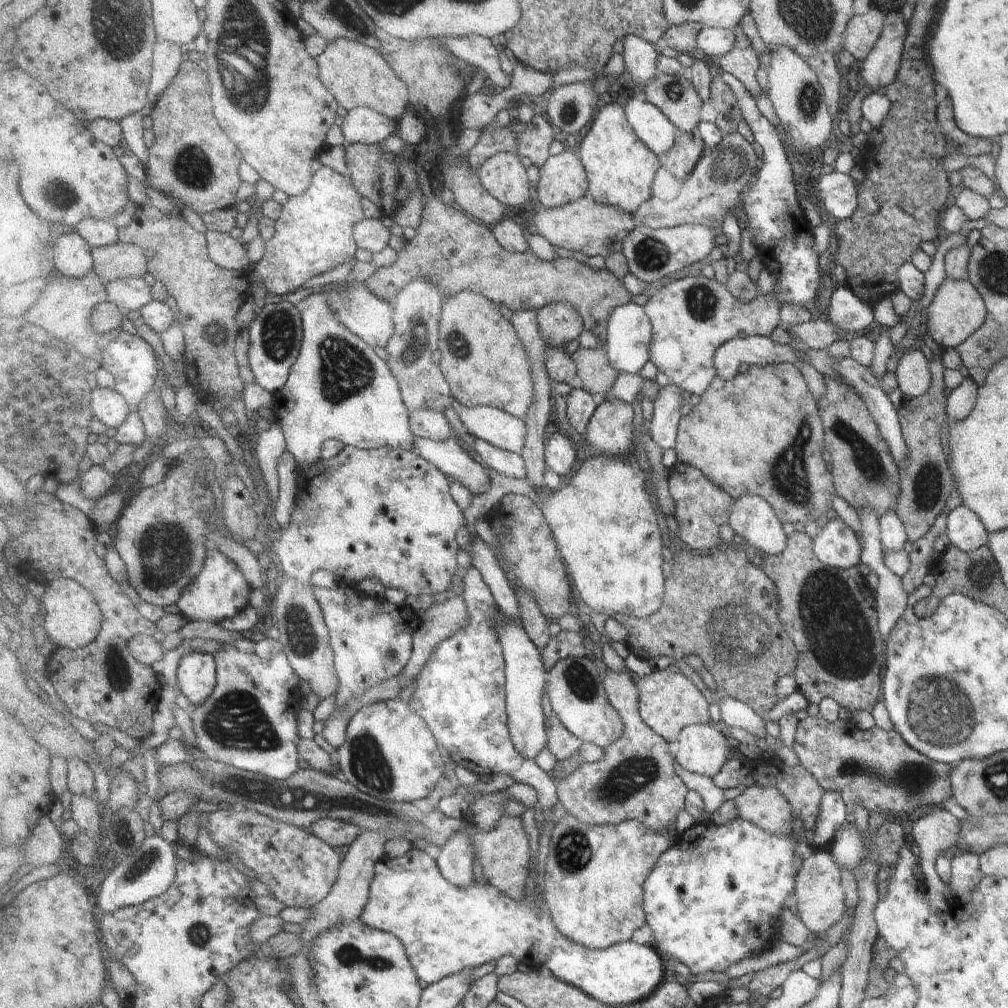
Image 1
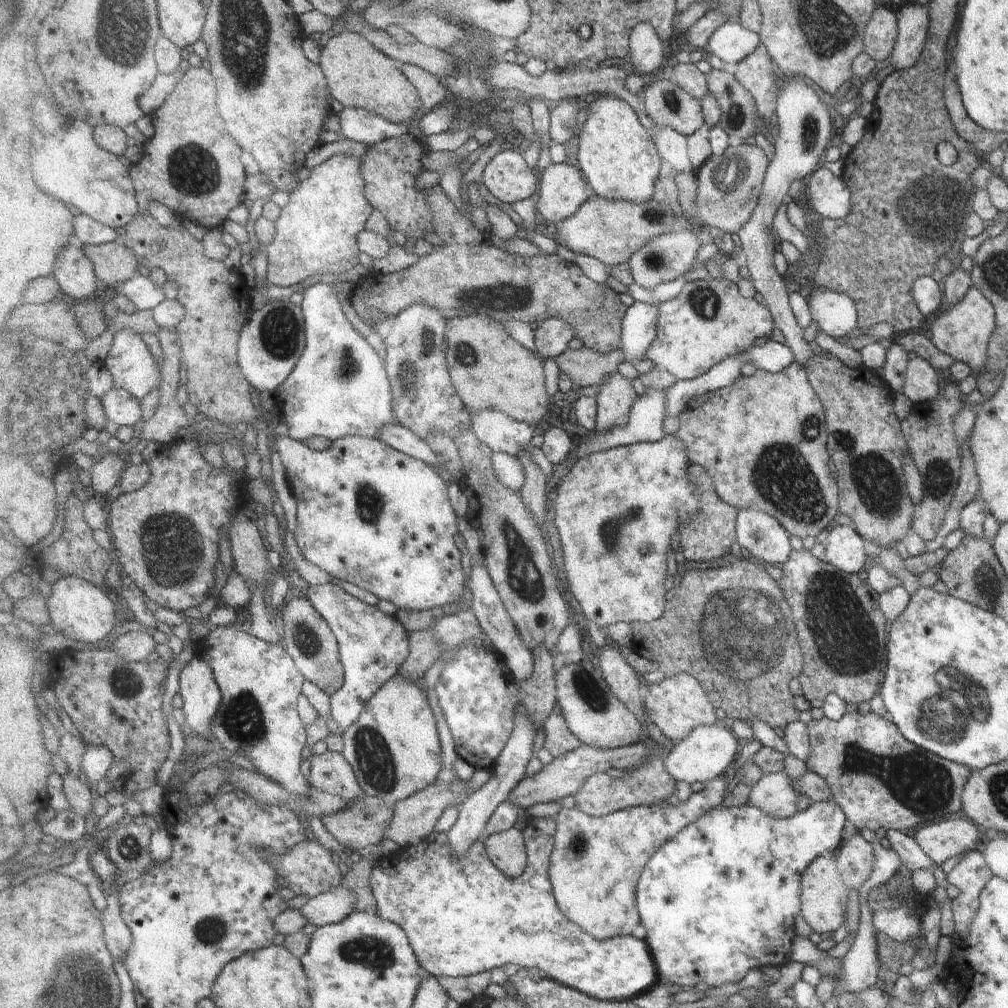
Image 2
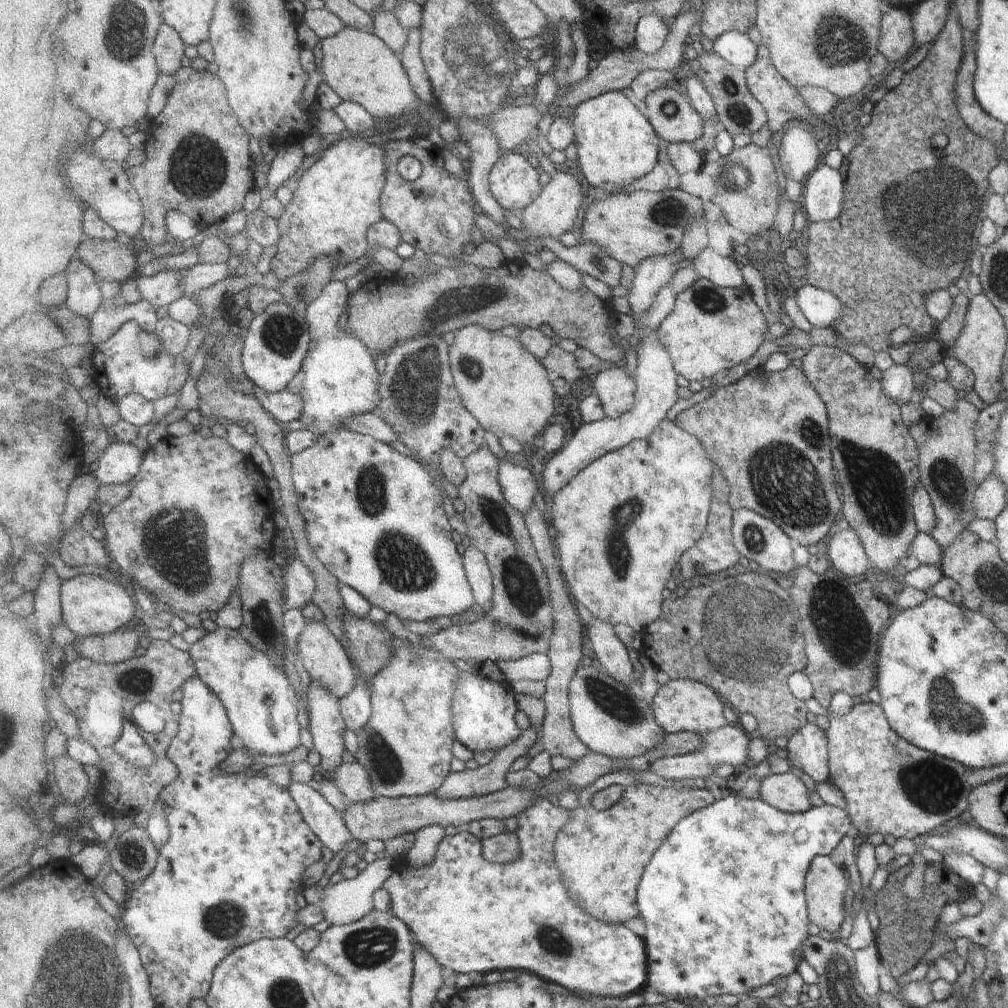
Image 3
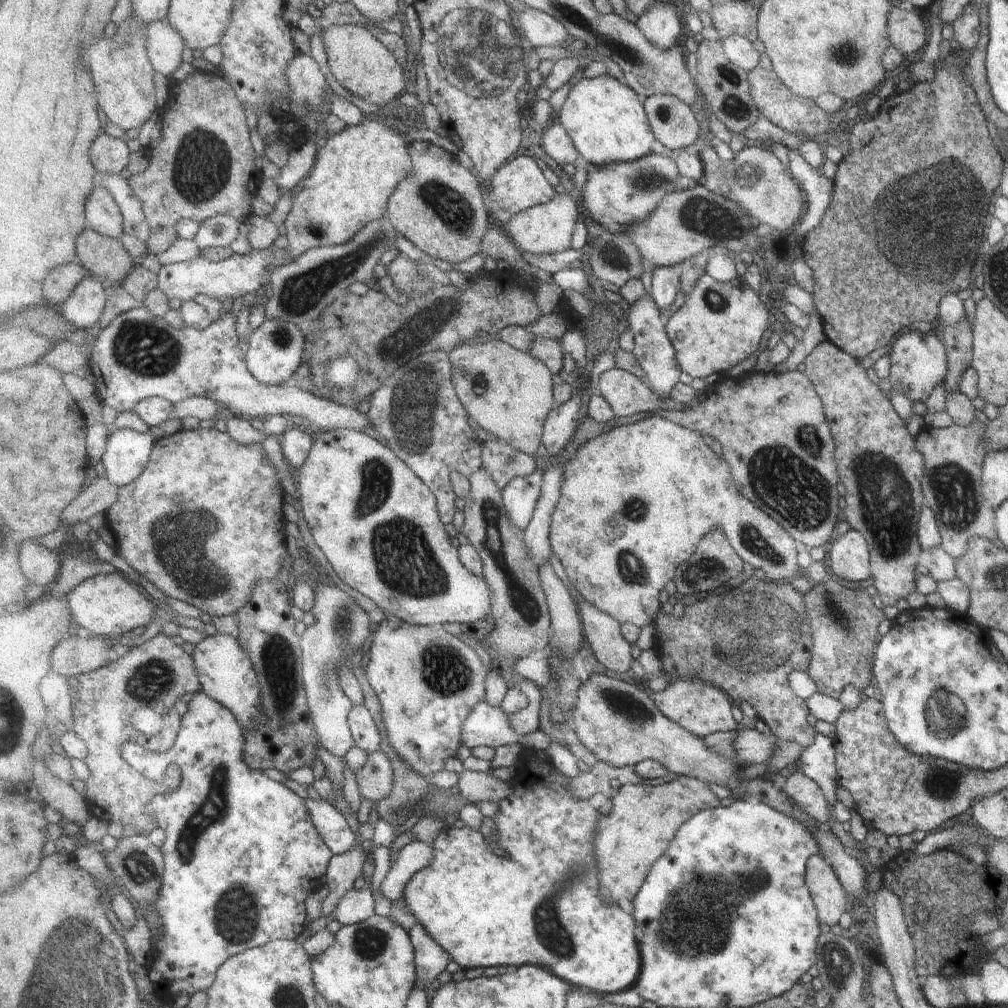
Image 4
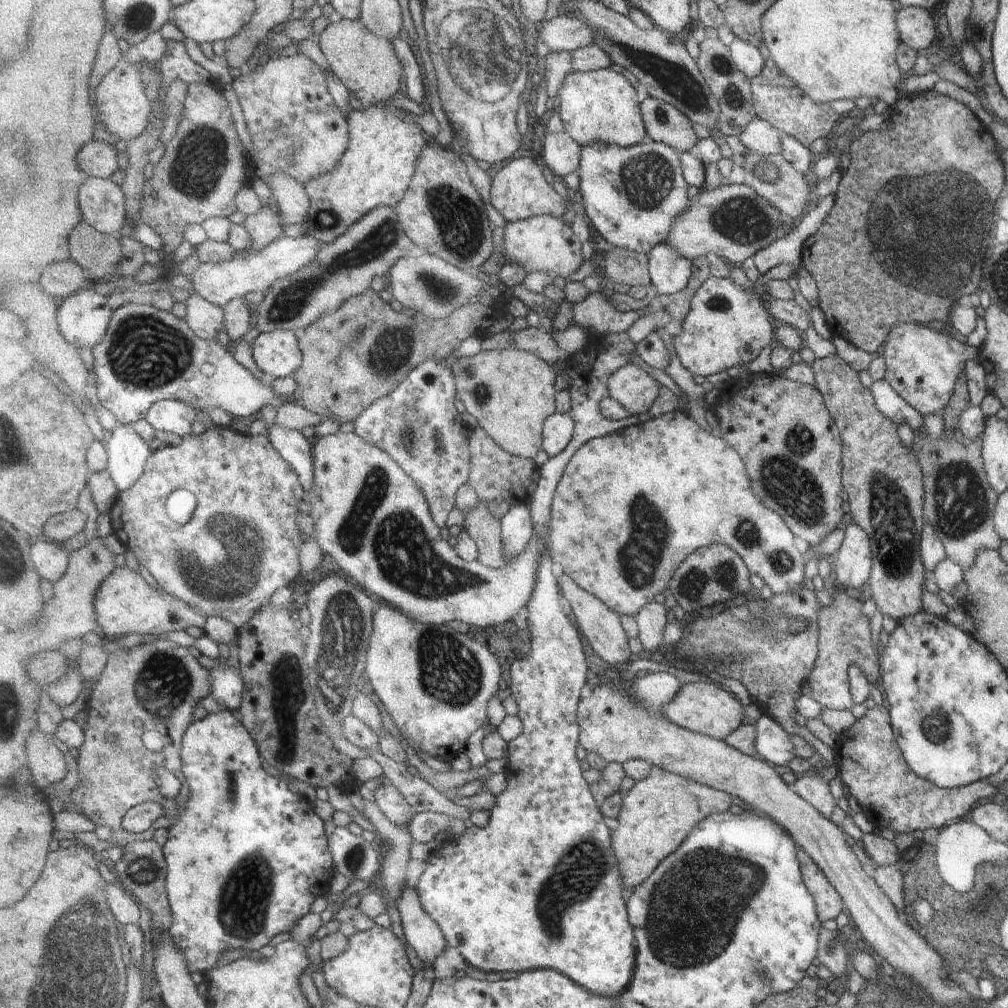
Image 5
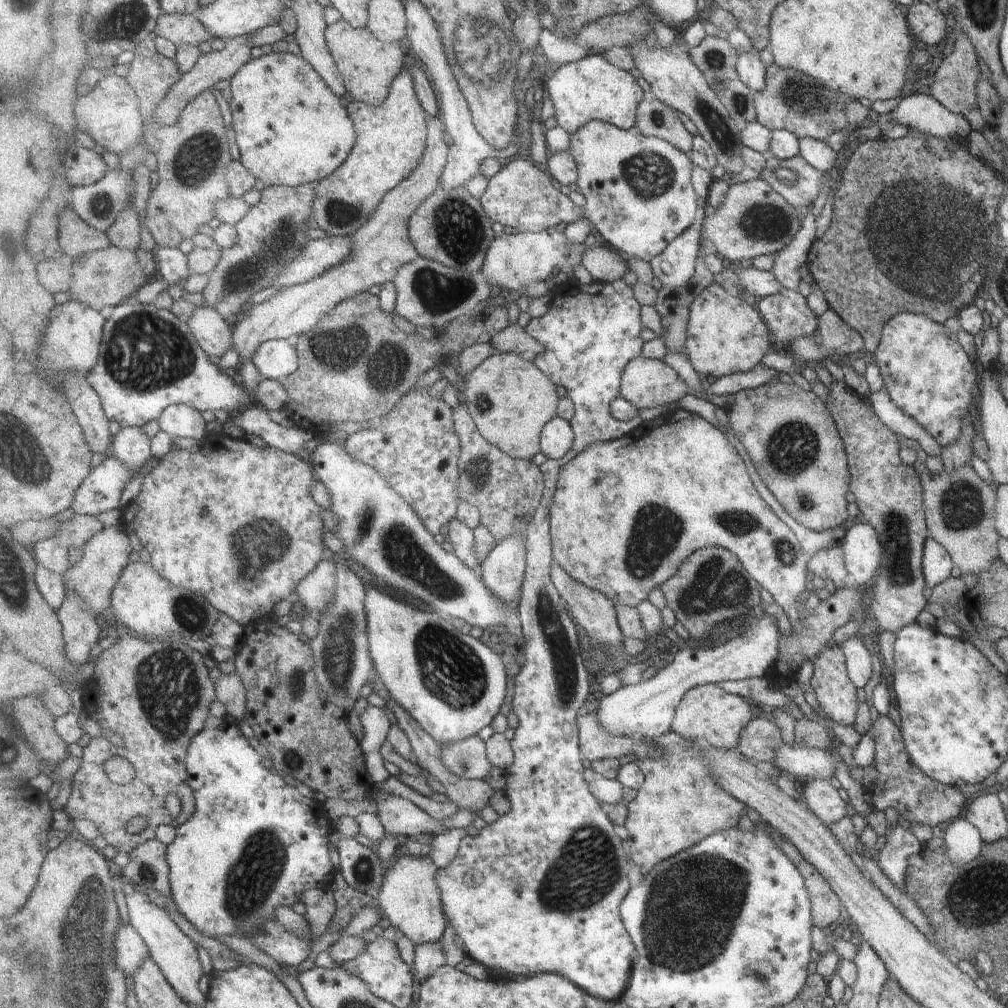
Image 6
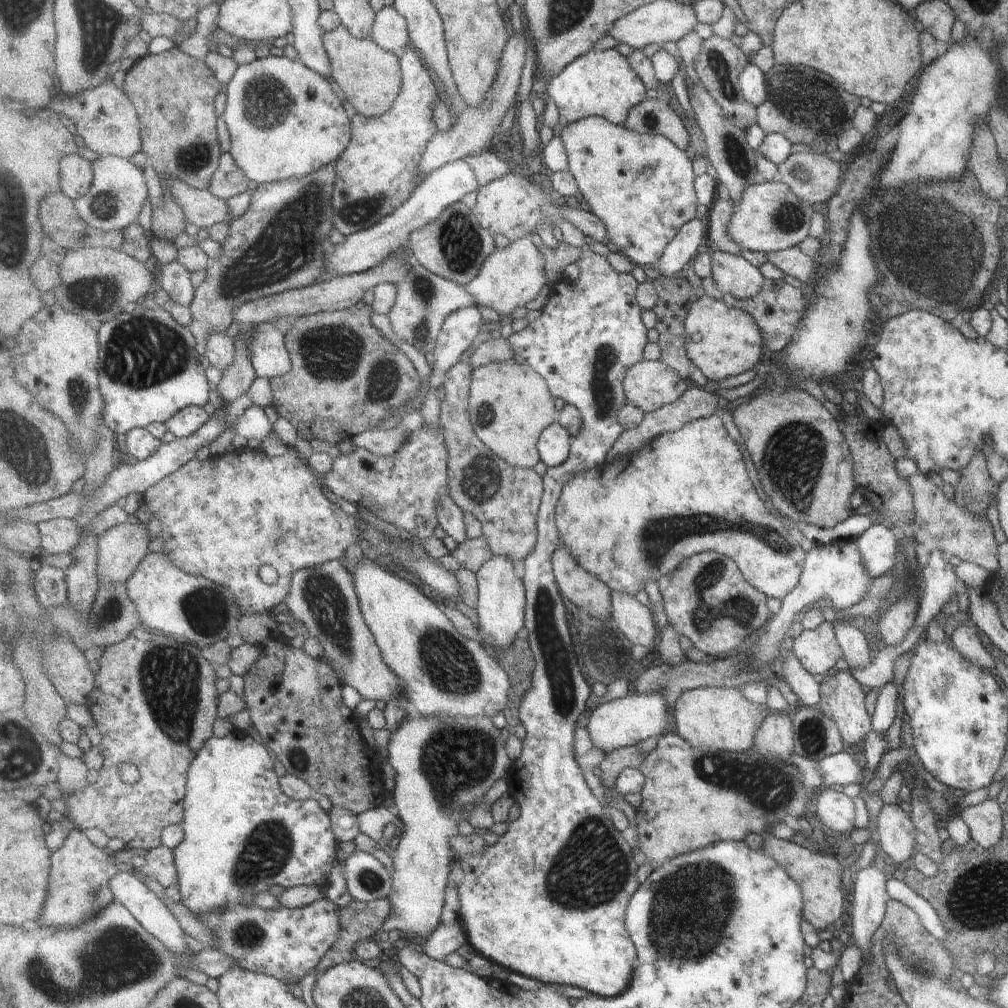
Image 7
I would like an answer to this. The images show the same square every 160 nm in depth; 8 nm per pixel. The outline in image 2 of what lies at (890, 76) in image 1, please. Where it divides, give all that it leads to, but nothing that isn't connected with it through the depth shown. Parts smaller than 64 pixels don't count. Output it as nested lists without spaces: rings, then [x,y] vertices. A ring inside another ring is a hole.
[[[908,3],[897,11],[896,43],[888,56],[895,70],[906,69],[917,60],[924,47],[929,21],[926,5]]]

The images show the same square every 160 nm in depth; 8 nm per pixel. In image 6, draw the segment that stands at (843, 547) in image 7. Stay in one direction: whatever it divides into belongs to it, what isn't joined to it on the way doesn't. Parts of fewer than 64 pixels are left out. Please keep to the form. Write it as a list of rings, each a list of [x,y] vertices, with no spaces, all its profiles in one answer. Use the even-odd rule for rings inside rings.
[[[839,544],[817,550],[807,565],[808,579],[816,575],[817,579],[827,578],[835,589],[850,585],[850,579],[844,568],[842,550]],[[765,614],[760,621],[755,622],[753,628],[741,632],[738,637],[727,640],[721,646],[691,648],[684,642],[680,645],[674,660],[655,678],[621,687],[614,693],[602,697],[597,707],[600,722],[611,734],[660,739],[672,731],[677,708],[689,690],[710,683],[768,676],[779,658],[780,636],[777,620]]]

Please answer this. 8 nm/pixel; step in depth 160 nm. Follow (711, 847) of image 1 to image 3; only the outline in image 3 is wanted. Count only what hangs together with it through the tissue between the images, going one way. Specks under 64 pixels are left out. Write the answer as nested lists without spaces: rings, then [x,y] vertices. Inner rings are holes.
[[[730,793],[724,799],[695,811],[679,822],[647,865],[638,888],[638,905],[640,918],[646,926],[644,938],[649,962],[649,977],[645,987],[653,988],[655,992],[671,1000],[682,998],[687,1001],[690,998],[698,998],[703,1001],[707,997],[719,997],[721,994],[749,994],[765,984],[780,986],[785,976],[795,972],[801,962],[801,946],[805,945],[809,936],[807,934],[809,917],[805,912],[803,900],[803,876],[808,873],[810,862],[815,856],[828,855],[834,850],[841,837],[849,830],[850,824],[850,818],[845,810],[833,805],[811,807],[811,810],[804,813],[784,813],[763,799],[748,799]]]

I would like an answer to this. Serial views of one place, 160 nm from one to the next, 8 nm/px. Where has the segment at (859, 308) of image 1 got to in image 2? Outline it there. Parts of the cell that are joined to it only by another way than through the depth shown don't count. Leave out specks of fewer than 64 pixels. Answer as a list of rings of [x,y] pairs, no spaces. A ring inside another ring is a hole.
[[[812,288],[806,300],[811,320],[820,332],[839,339],[856,328],[857,313],[853,302],[844,294]]]

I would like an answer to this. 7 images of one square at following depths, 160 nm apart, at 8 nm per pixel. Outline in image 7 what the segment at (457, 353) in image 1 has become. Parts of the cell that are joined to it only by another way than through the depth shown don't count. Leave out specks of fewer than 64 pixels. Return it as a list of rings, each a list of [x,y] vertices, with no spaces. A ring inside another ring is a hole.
[[[513,360],[508,362],[493,362],[489,365],[474,368],[470,390],[470,418],[478,438],[515,467],[533,468],[542,462],[538,443],[546,430],[554,423],[559,423],[560,411],[555,408],[555,394],[551,393],[547,380],[541,374],[527,365],[519,365]]]

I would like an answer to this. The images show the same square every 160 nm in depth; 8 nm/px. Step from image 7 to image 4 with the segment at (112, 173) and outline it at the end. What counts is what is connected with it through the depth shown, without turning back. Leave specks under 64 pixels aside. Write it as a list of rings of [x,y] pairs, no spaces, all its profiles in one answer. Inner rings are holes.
[[[96,184],[86,204],[89,228],[102,235],[119,239],[124,233],[123,215],[115,197],[101,184]]]

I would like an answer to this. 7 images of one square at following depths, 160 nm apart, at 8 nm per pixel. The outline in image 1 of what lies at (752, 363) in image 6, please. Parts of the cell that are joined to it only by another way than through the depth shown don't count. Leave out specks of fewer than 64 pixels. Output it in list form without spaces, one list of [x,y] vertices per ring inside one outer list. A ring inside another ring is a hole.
[[[702,275],[679,279],[656,292],[644,305],[654,333],[650,344],[650,360],[659,371],[668,376],[670,382],[675,383],[682,390],[690,394],[703,396],[714,378],[719,374],[719,367],[715,361],[718,348],[734,339],[737,334],[769,337],[773,330],[780,326],[779,309],[781,302],[775,291],[758,294],[751,302],[744,303],[735,298],[726,285],[716,278],[707,279]]]

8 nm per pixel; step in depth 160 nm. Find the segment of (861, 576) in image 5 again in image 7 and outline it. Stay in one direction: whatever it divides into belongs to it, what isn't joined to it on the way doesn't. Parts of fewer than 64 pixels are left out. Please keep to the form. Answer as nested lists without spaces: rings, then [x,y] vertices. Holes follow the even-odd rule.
[[[885,523],[871,524],[854,539],[857,552],[871,578],[878,578],[900,564],[898,541]]]

